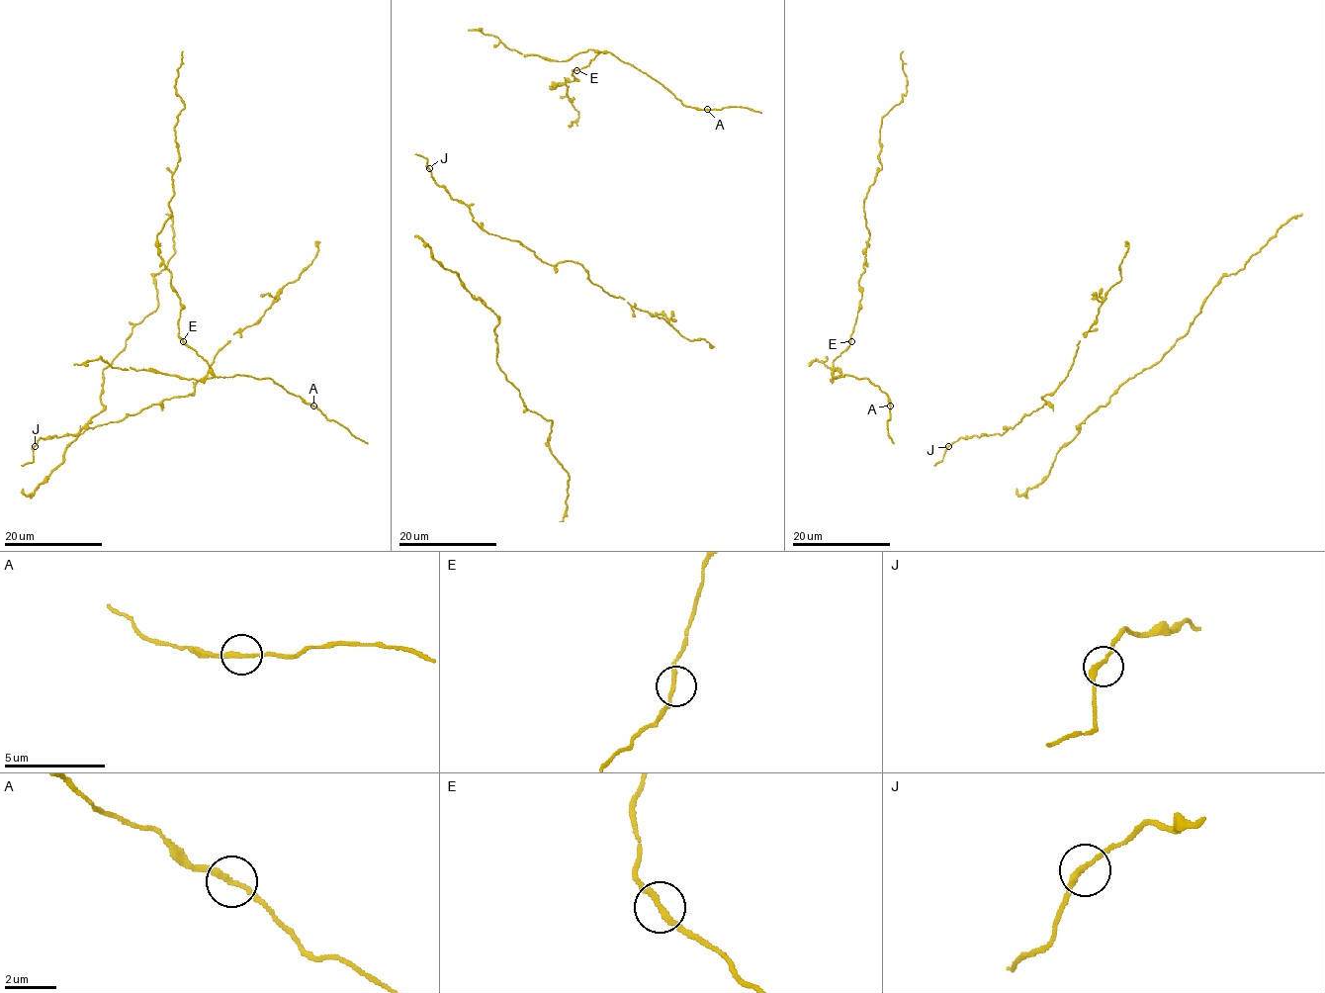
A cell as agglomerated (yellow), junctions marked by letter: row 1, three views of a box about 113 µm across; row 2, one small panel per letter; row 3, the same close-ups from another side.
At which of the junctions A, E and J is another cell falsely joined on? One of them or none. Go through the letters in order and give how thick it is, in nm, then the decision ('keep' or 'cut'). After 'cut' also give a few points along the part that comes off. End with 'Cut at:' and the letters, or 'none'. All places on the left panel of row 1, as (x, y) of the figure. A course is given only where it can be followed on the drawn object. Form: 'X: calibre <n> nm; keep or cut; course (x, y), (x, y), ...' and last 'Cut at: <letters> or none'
A: calibre 200 nm; keep
E: calibre 200 nm; keep
J: calibre 240 nm; keep
Cut at: none

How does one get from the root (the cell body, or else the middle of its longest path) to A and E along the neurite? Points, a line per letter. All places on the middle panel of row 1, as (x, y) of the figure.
A: (509, 49), (559, 61), (569, 60), (589, 49), (611, 51), (659, 81), (685, 106), (708, 110)
E: (509, 49), (559, 61), (569, 60), (589, 49), (606, 51), (600, 51), (588, 65), (576, 70)

